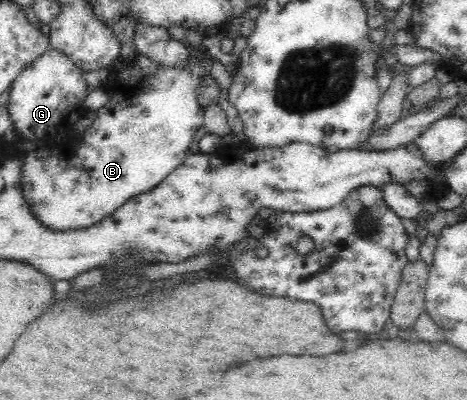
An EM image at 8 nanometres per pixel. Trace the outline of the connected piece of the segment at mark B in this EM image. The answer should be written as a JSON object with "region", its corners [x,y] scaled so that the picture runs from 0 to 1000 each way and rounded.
{"region":[[[407,128],[405,153],[396,158],[392,170],[353,168],[343,170],[334,165],[321,145],[296,135],[293,145],[287,145],[281,155],[257,155],[257,150],[244,153],[244,163],[233,173],[231,208],[221,215],[221,225],[231,235],[233,250],[218,273],[210,278],[210,298],[201,308],[186,318],[176,353],[158,358],[158,368],[150,368],[150,388],[141,398],[128,398],[128,408],[116,413],[116,378],[73,378],[73,368],[60,378],[60,385],[47,398],[47,433],[43,433],[43,480],[51,490],[51,500],[60,505],[64,515],[64,530],[73,535],[73,545],[81,548],[92,565],[99,565],[105,575],[122,580],[173,575],[218,553],[225,543],[231,543],[238,533],[244,533],[261,510],[268,510],[274,500],[302,483],[330,473],[349,448],[355,448],[358,438],[364,438],[366,428],[373,428],[407,385],[407,365],[411,363],[411,348],[420,343],[424,323],[435,313],[437,278],[420,250],[420,228],[428,218],[428,198],[441,188],[441,150],[428,145],[420,128]]]}

